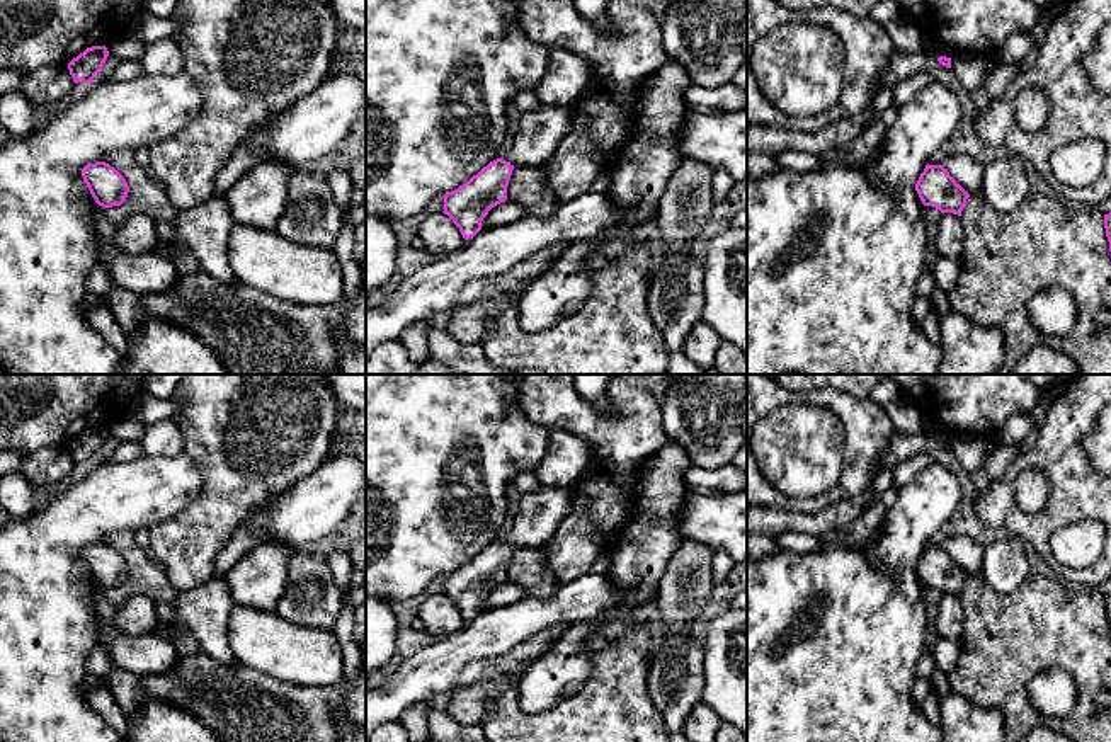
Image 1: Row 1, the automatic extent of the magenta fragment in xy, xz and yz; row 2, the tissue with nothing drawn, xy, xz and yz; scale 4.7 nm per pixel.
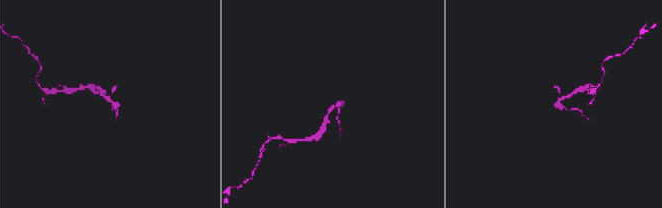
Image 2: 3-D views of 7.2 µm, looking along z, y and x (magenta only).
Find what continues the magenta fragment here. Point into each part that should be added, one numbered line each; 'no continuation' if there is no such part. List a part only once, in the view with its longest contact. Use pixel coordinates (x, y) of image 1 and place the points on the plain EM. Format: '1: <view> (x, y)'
1: xz (540, 513)

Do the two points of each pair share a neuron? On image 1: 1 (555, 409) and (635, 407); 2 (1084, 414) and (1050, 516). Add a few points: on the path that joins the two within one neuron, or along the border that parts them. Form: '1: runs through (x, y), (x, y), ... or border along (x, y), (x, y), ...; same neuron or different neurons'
1: runs through (575, 416), (587, 422), (618, 422); same neuron
2: runs through (1076, 441), (1081, 462), (1081, 494), (1077, 497); same neuron

